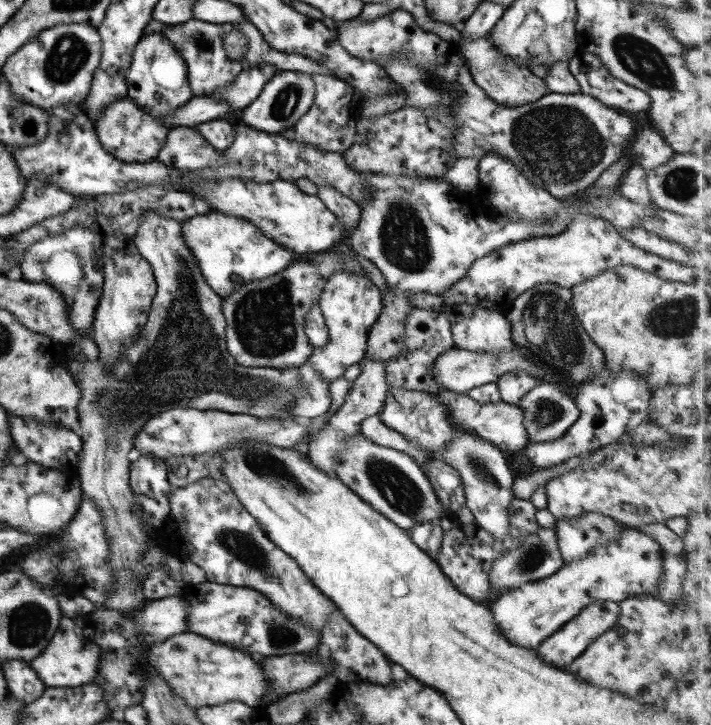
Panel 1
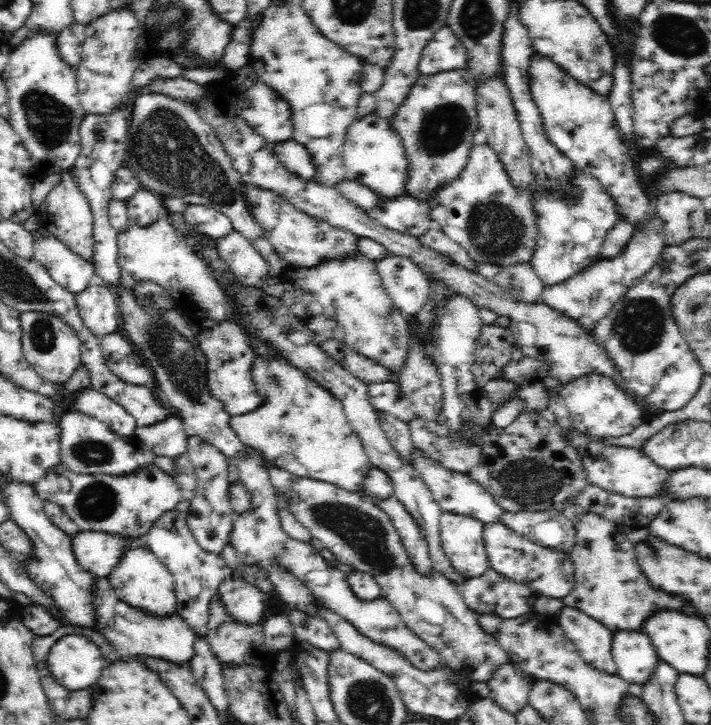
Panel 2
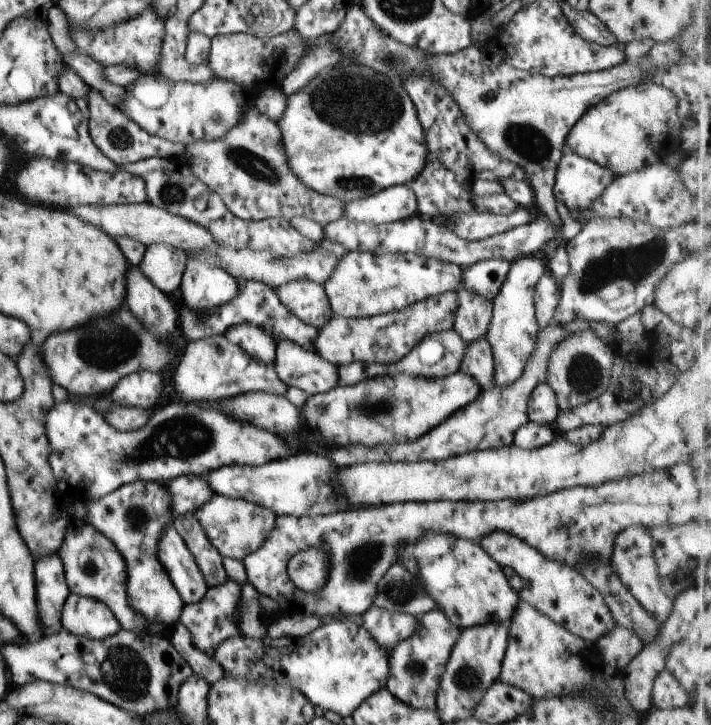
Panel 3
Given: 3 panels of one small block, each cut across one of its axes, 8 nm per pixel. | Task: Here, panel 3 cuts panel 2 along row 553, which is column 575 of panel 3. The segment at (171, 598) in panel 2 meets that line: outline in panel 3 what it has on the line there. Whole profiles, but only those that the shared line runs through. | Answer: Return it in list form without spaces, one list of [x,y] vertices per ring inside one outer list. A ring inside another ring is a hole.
[[[649,80],[622,88],[583,112],[567,132],[564,146],[571,154],[603,166],[614,177],[661,163],[690,139],[677,118],[677,101],[668,88]]]

